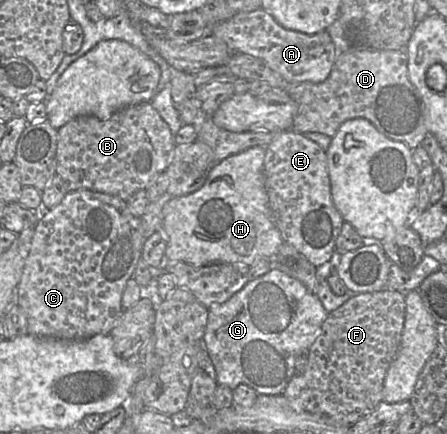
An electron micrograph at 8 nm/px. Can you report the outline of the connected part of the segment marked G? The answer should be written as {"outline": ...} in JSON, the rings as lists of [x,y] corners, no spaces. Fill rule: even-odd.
{"outline":[[[272,267],[266,274],[251,279],[227,301],[212,305],[208,309],[203,347],[215,367],[217,385],[233,390],[245,384],[258,395],[282,395],[296,374],[296,358],[308,353],[328,313],[356,295],[334,294],[323,277],[319,277],[319,283],[318,293],[314,295],[299,280]]]}

